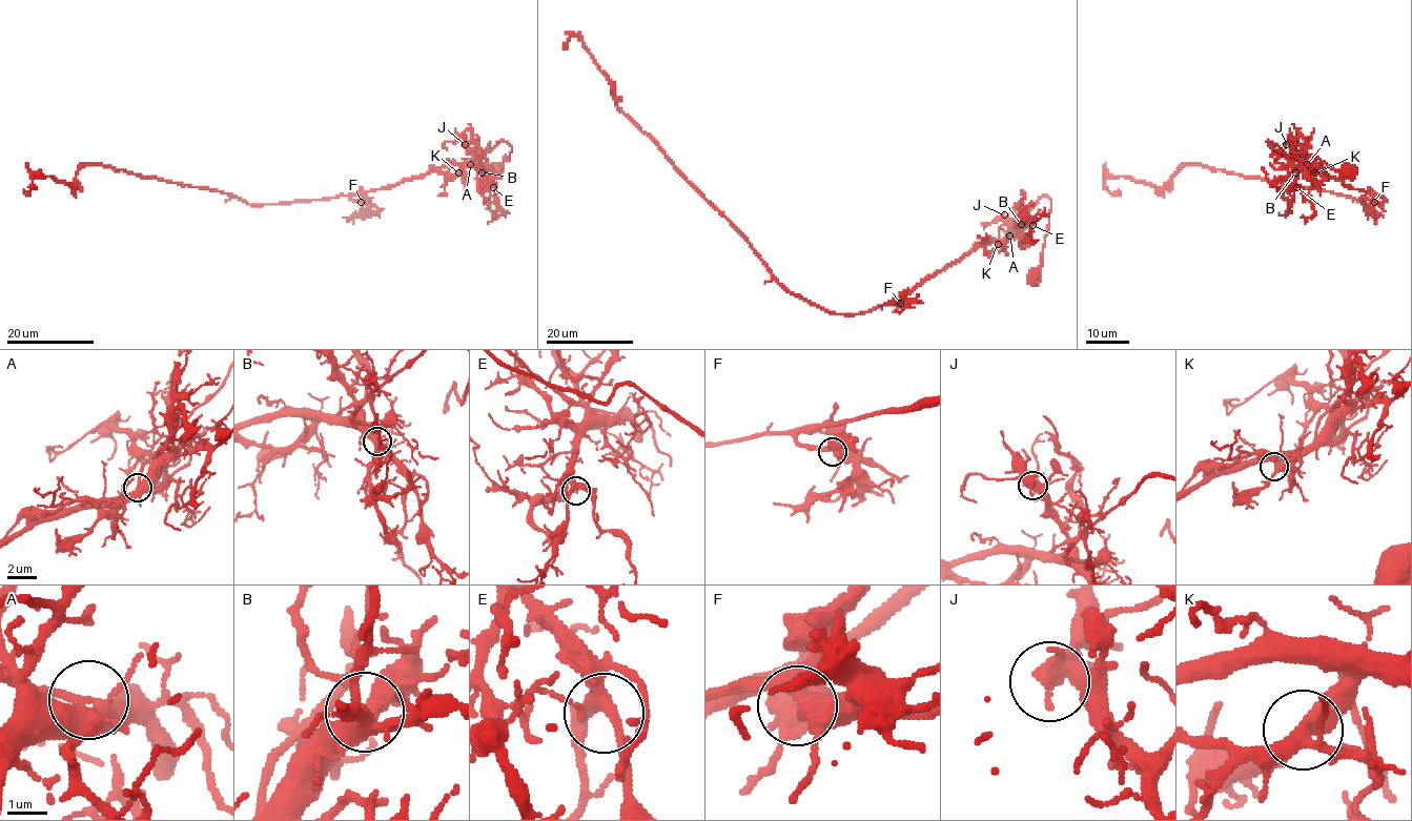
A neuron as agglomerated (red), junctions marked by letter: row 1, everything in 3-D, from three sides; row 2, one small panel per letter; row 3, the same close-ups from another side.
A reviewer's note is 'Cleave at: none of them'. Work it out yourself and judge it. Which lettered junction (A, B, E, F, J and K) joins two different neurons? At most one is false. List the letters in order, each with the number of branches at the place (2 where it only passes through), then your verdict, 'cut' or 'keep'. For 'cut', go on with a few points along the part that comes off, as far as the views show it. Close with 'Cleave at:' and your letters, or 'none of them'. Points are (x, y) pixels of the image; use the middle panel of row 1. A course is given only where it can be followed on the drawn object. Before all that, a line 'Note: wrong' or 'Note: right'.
Note: right
A: 4 branches meet; keep
B: 4 branches meet; keep
E: 4 branches meet; keep
F: 5 branches meet; keep
J: 4 branches meet; keep
K: 4 branches meet; keep
Cleave at: none of them

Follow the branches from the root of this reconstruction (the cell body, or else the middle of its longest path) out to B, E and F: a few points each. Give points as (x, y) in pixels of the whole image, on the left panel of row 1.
B: (495, 171), (502, 170), (505, 155), (509, 159), (512, 147), (507, 142), (499, 142), (481, 158), (482, 172)
E: (495, 171), (502, 170), (505, 155), (509, 159), (512, 147), (507, 142), (481, 158), (482, 173), (493, 187)
F: (495, 171), (505, 155), (509, 159), (507, 142), (469, 165), (364, 191), (361, 202)

